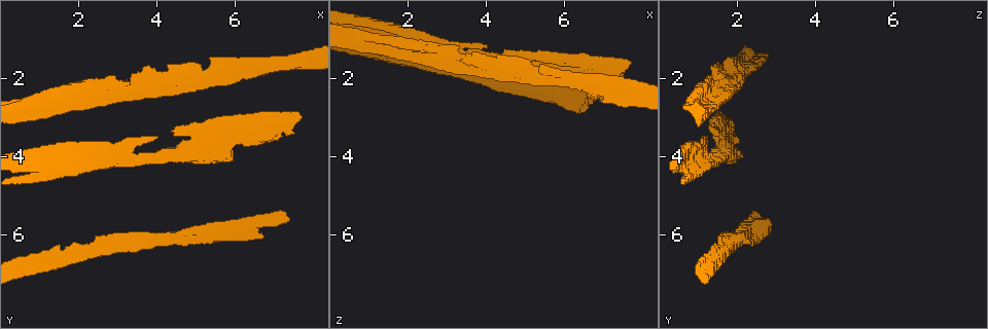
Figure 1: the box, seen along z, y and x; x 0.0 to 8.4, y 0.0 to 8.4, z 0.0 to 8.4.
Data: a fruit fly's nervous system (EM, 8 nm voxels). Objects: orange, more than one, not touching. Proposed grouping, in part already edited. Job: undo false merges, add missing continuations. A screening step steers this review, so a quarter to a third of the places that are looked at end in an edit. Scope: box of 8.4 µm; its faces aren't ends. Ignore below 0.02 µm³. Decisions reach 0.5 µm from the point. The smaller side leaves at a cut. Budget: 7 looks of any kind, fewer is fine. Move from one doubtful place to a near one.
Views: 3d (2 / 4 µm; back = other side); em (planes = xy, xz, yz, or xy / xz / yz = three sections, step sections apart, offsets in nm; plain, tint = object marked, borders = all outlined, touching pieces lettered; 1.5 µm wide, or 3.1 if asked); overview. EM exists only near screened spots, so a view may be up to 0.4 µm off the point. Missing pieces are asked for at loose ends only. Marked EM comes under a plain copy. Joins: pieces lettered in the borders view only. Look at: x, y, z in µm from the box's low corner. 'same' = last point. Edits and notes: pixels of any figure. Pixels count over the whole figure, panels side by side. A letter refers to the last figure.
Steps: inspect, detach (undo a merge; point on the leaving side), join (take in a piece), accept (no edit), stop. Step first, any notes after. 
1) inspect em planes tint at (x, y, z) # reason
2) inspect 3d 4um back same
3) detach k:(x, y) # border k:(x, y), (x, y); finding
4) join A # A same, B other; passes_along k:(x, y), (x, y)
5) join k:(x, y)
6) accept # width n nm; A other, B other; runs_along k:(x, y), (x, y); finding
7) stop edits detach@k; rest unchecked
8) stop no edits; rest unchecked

inspect em planes borders at (5.45, 5.70, 2.15) # branch stops here

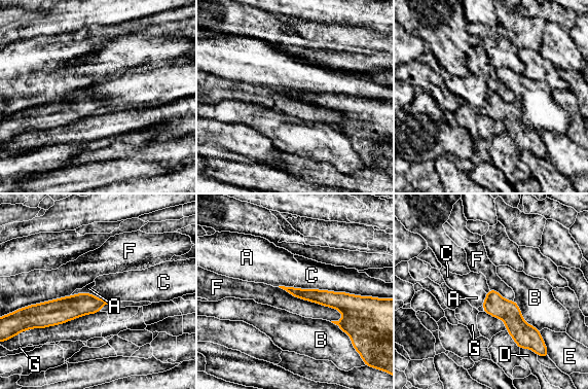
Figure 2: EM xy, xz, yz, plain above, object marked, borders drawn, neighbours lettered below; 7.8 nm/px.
accept # A other, B other, C other, D other, E other, F other, G other; runs_along 2:(289, 289), (356, 304); no lettered piece goes on from it

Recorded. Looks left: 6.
inspect em planes tint at (5.35, 3.10, 1.30) # free end

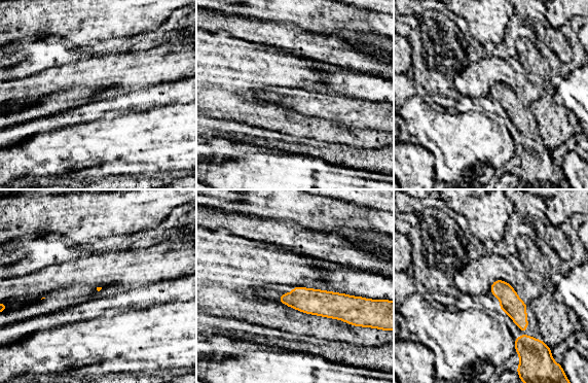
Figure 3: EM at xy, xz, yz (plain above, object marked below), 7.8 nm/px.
inspect em planes borders same

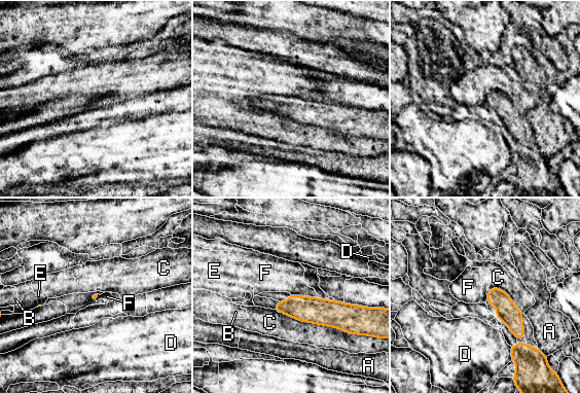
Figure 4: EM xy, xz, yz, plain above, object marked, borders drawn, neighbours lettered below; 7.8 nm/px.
accept # longest_contact C 600 nm; A other, B other, C other, D other, E other, F other; border 4:(290, 293), (314, 297); no lettered piece goes on from it

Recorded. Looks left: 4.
inspect em planes borders at (2.25, 2.65, 1.50) # closes a loop

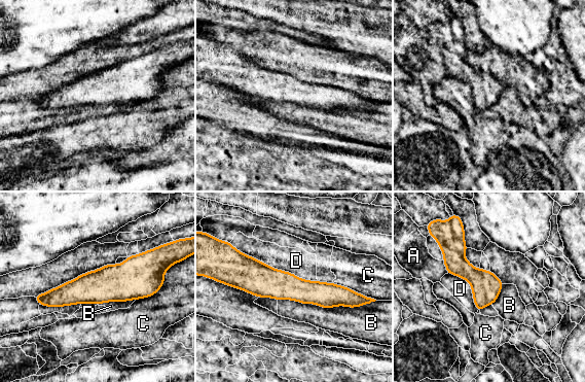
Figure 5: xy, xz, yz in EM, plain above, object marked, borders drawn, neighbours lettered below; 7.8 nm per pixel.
accept # A other, B other, C other, D other; runs_along 5:(238, 285), (280, 284), (360, 302); continuous, no second neuron

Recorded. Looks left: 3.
stop no edits; rest unchecked

